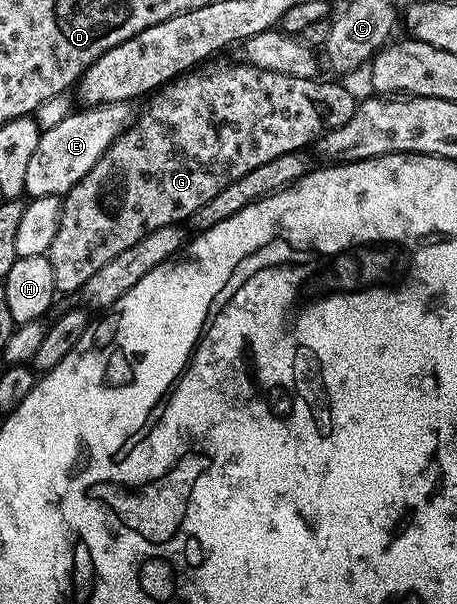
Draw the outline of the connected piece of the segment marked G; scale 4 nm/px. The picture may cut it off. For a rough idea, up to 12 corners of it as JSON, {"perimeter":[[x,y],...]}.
{"perimeter":[[250,64],[168,85],[62,195],[60,295],[353,116]]}

